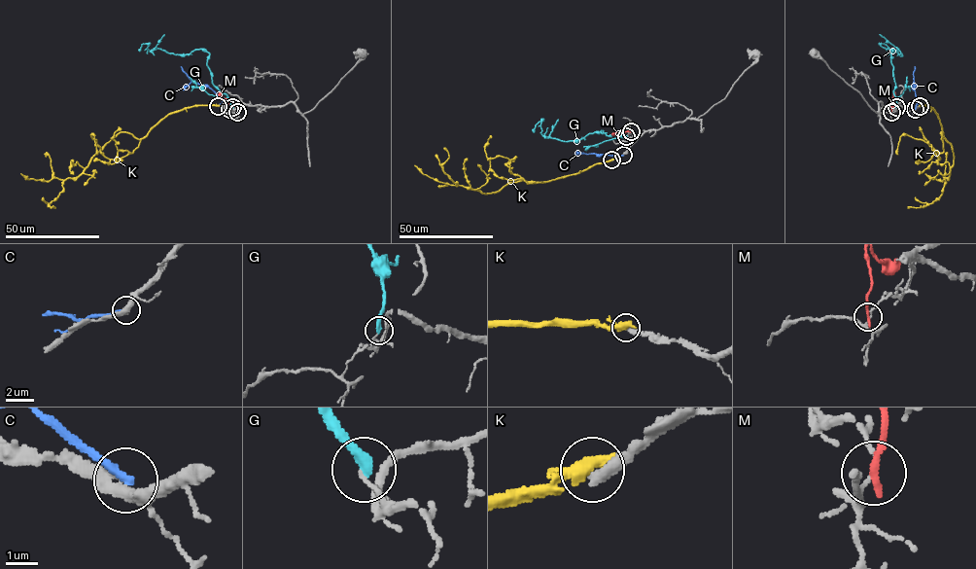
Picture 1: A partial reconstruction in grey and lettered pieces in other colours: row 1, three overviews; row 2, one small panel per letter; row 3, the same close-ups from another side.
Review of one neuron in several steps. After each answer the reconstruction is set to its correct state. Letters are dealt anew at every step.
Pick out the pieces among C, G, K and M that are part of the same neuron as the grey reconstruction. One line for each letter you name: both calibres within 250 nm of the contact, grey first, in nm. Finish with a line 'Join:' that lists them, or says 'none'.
Join: none

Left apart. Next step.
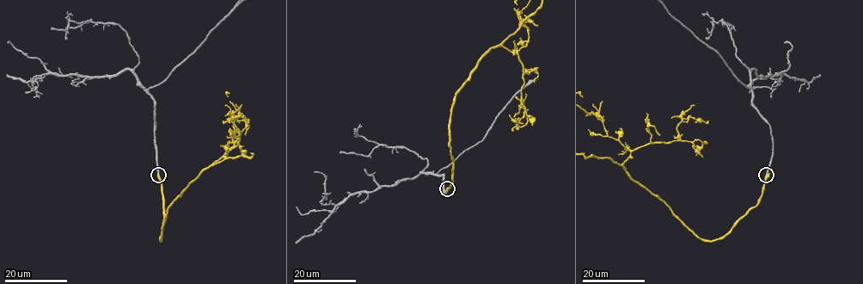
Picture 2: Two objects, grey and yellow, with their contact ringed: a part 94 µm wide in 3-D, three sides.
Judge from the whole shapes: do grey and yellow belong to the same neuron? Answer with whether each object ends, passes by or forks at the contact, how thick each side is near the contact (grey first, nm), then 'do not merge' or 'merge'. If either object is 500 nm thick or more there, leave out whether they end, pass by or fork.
grey ends | yellow passes by | 320/440 nm | merge

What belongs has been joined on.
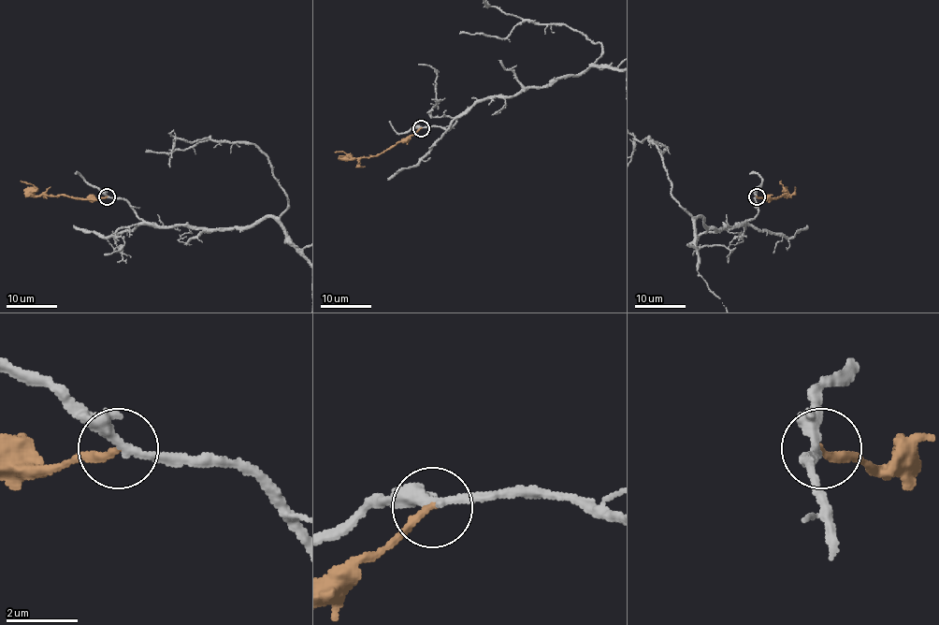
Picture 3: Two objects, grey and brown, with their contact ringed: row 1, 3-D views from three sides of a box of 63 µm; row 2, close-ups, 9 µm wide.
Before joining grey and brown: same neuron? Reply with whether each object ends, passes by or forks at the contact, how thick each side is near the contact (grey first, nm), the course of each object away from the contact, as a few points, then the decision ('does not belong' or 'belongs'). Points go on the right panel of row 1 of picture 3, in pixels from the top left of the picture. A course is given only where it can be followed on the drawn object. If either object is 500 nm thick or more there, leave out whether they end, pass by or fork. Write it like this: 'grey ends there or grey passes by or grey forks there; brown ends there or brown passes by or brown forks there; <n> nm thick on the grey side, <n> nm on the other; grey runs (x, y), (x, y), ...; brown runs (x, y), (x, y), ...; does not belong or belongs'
grey passes by; brown ends there; 280 nm thick on the grey side, 190 nm on the other; brown runs (757, 196), (776, 198), (787, 195), (781, 181); does not belong

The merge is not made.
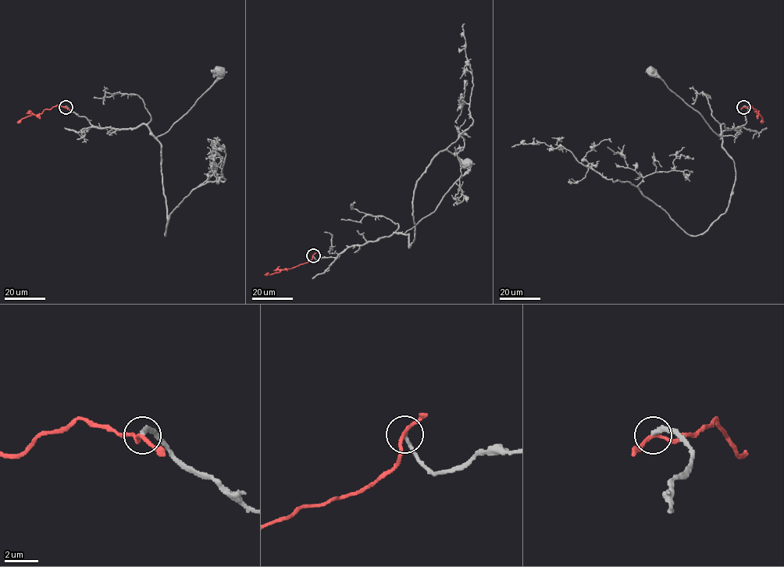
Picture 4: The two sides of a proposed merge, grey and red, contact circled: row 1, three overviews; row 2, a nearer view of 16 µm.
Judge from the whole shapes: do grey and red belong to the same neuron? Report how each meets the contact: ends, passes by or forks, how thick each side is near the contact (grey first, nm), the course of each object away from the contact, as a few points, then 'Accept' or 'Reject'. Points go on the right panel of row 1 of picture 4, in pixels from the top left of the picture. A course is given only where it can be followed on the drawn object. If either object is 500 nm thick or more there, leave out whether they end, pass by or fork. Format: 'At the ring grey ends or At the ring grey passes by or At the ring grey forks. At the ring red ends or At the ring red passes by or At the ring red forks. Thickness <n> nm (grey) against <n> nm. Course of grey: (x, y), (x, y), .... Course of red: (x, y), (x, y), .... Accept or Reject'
At the ring grey ends. At the ring red passes by. Thickness 240 nm (grey) against 200 nm. Course of grey: (743, 107), (748, 109), (746, 123), (732, 128), (726, 128), (723, 124), (720, 137), (650, 71). Course of red: (743, 107), (750, 105), (762, 118), (763, 123). Reject

